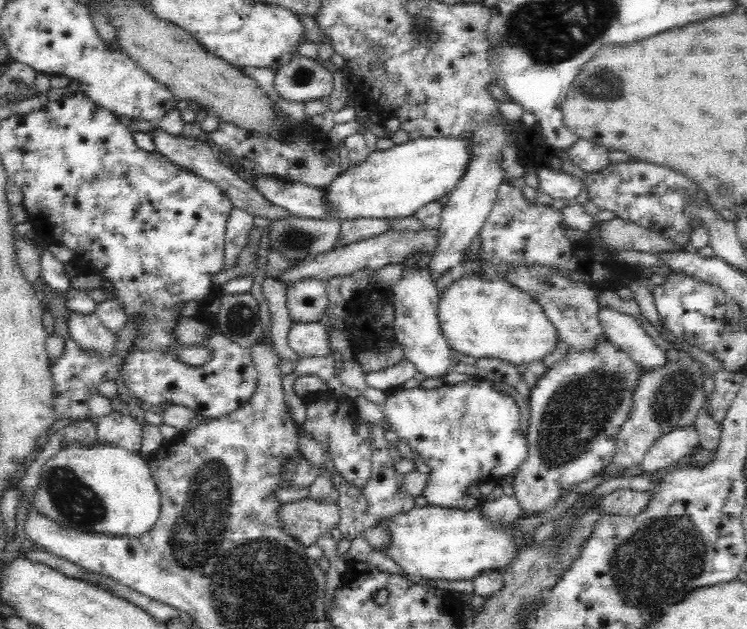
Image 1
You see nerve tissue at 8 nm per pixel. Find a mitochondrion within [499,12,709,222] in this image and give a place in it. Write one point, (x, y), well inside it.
(607, 85)

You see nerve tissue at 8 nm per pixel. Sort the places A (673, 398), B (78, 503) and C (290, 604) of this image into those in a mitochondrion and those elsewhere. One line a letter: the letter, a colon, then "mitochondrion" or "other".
A: mitochondrion
B: mitochondrion
C: mitochondrion

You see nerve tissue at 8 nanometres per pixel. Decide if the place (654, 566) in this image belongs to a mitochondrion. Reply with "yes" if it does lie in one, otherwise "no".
yes

